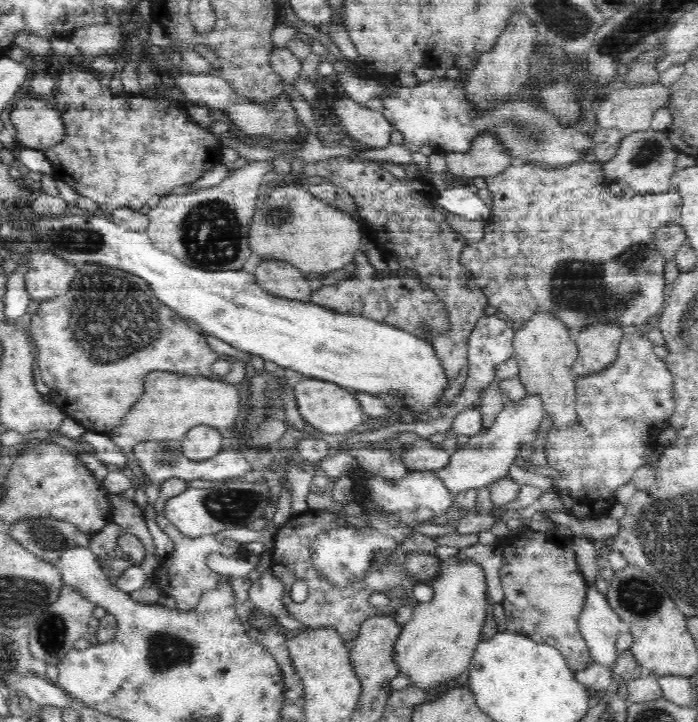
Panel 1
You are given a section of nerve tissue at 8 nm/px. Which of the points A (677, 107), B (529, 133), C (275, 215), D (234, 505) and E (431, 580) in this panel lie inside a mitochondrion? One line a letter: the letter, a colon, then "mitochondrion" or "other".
A: other
B: mitochondrion
C: mitochondrion
D: mitochondrion
E: other

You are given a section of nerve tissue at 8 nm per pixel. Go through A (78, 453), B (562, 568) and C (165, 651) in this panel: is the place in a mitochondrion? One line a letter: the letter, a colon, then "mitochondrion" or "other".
A: other
B: other
C: mitochondrion

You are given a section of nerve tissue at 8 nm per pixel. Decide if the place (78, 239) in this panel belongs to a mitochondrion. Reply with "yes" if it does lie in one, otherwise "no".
yes

